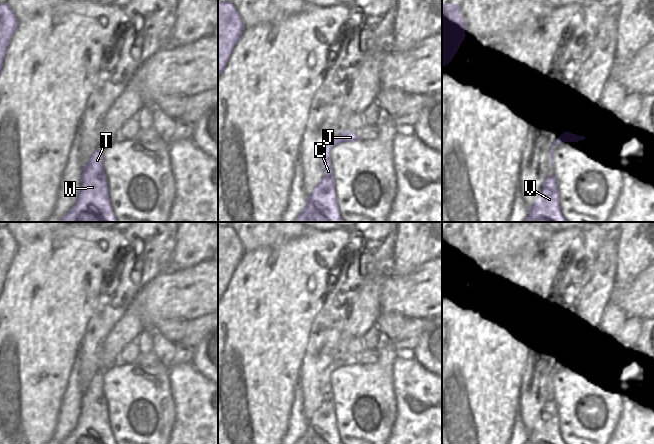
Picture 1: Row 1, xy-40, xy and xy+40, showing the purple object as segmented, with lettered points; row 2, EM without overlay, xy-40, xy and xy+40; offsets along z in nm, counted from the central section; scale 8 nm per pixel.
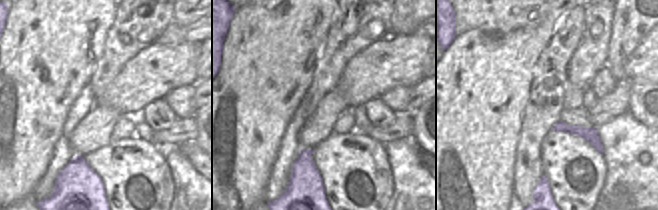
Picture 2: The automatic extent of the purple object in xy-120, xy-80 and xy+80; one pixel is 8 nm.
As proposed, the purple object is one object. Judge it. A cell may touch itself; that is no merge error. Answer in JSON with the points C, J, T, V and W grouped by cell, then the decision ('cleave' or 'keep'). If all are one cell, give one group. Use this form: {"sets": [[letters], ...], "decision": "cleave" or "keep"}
{"sets": [["C", "J", "T", "V", "W"]], "decision": "keep"}

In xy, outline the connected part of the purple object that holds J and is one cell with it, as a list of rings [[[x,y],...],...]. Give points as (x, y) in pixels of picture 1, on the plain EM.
[[[345,353],[340,360],[330,364],[325,370],[321,377],[321,393],[325,395],[325,399],[307,422],[307,429],[296,444],[343,444],[337,431],[335,405],[329,379],[331,373],[340,366],[354,364],[359,364],[359,361]]]

